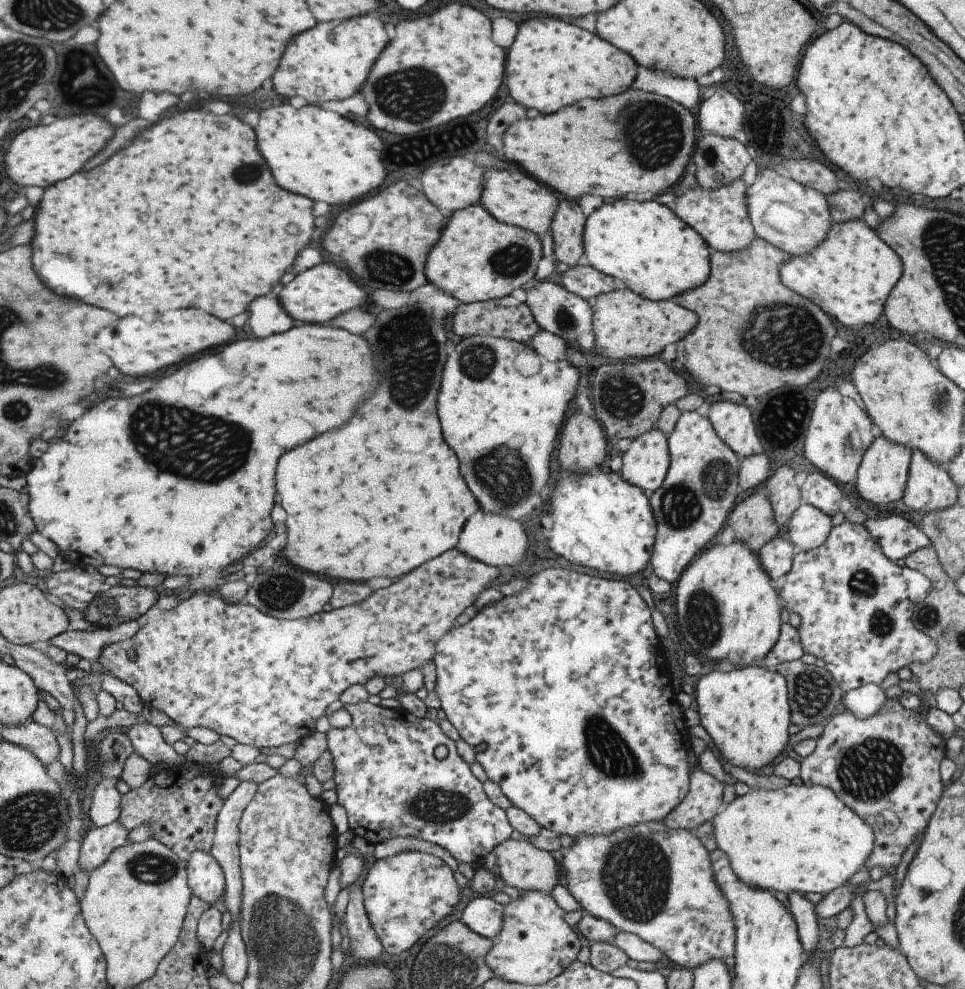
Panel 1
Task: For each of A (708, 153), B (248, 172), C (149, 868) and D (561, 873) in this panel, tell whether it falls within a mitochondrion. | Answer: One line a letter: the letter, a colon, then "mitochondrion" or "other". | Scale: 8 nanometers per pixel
A: mitochondrion
B: mitochondrion
C: mitochondrion
D: other

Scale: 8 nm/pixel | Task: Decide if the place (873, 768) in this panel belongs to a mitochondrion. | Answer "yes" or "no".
yes

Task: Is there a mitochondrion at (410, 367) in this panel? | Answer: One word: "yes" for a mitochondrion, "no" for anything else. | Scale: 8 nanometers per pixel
yes

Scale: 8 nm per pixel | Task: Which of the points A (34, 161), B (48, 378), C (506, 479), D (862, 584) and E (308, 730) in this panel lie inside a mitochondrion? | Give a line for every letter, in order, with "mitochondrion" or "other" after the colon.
A: other
B: mitochondrion
C: mitochondrion
D: mitochondrion
E: other

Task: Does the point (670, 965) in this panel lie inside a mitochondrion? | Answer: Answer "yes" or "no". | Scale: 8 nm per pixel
no

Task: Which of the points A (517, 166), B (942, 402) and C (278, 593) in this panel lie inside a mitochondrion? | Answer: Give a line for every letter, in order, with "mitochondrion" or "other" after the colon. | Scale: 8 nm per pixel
A: other
B: mitochondrion
C: mitochondrion

